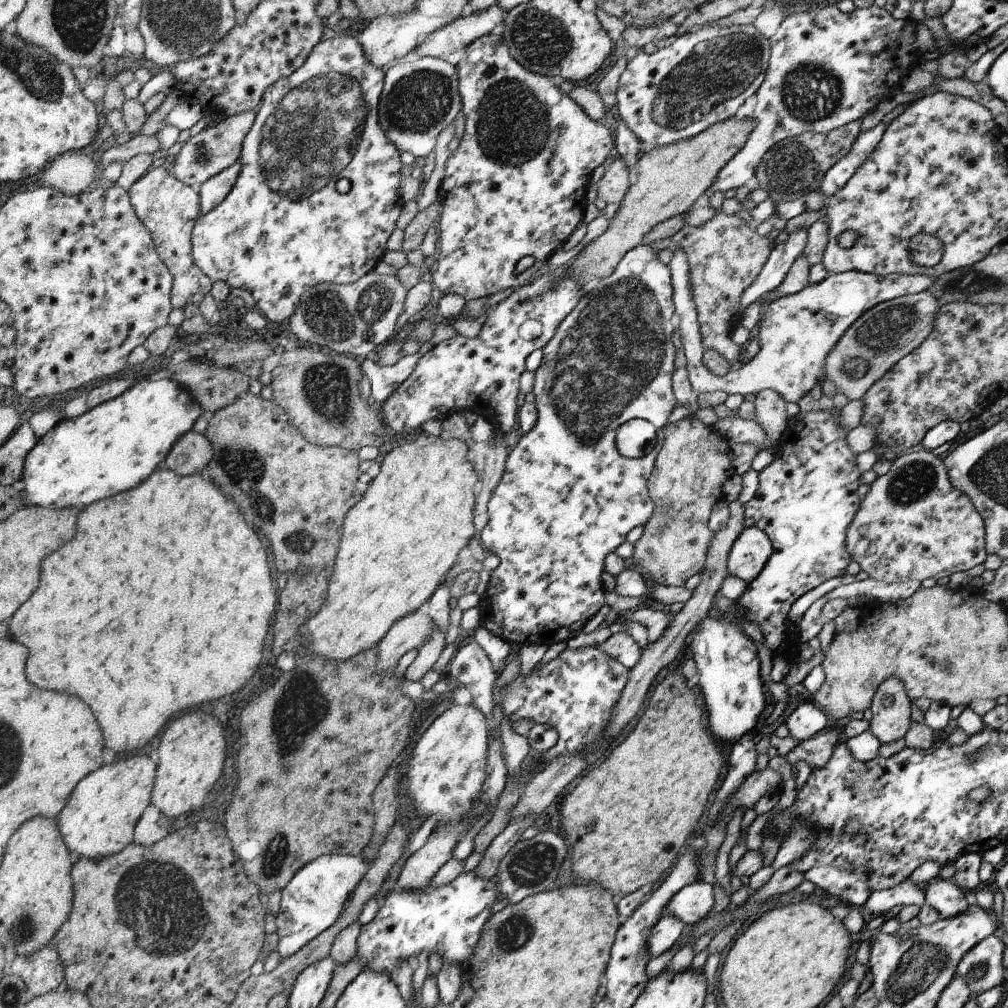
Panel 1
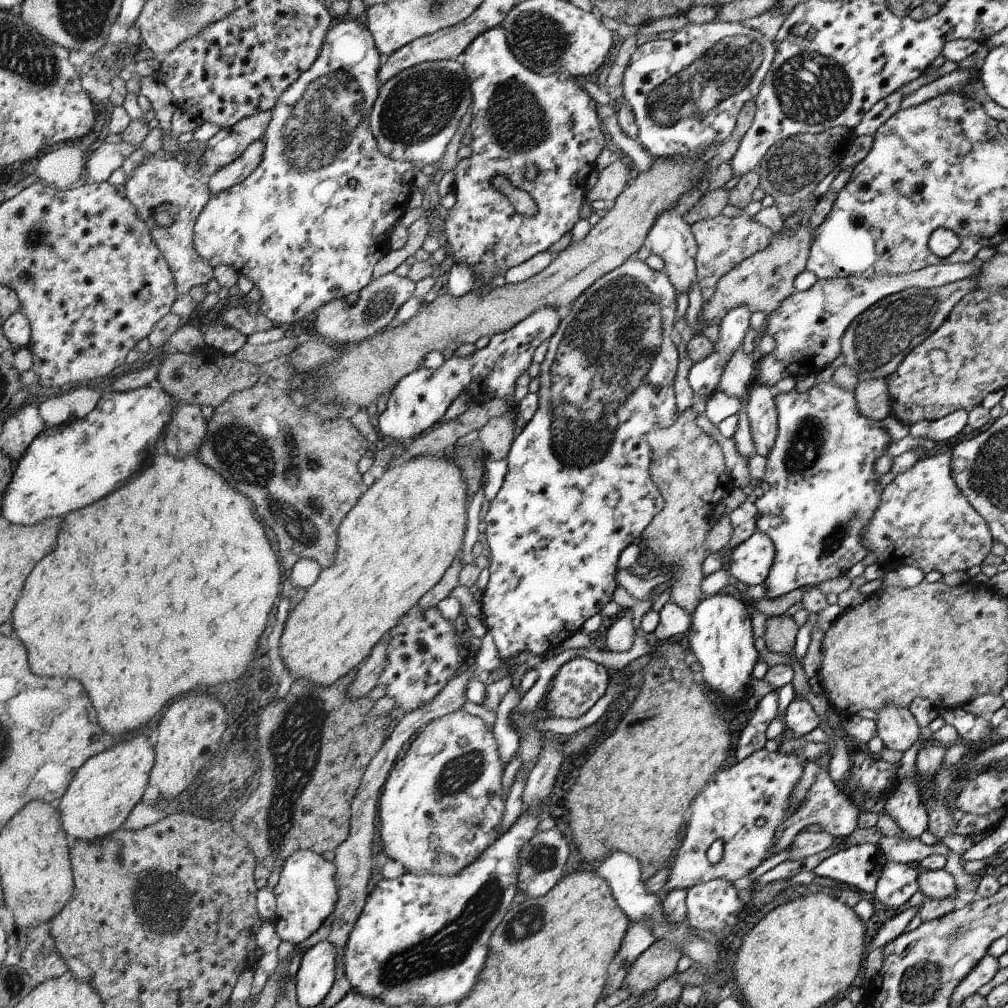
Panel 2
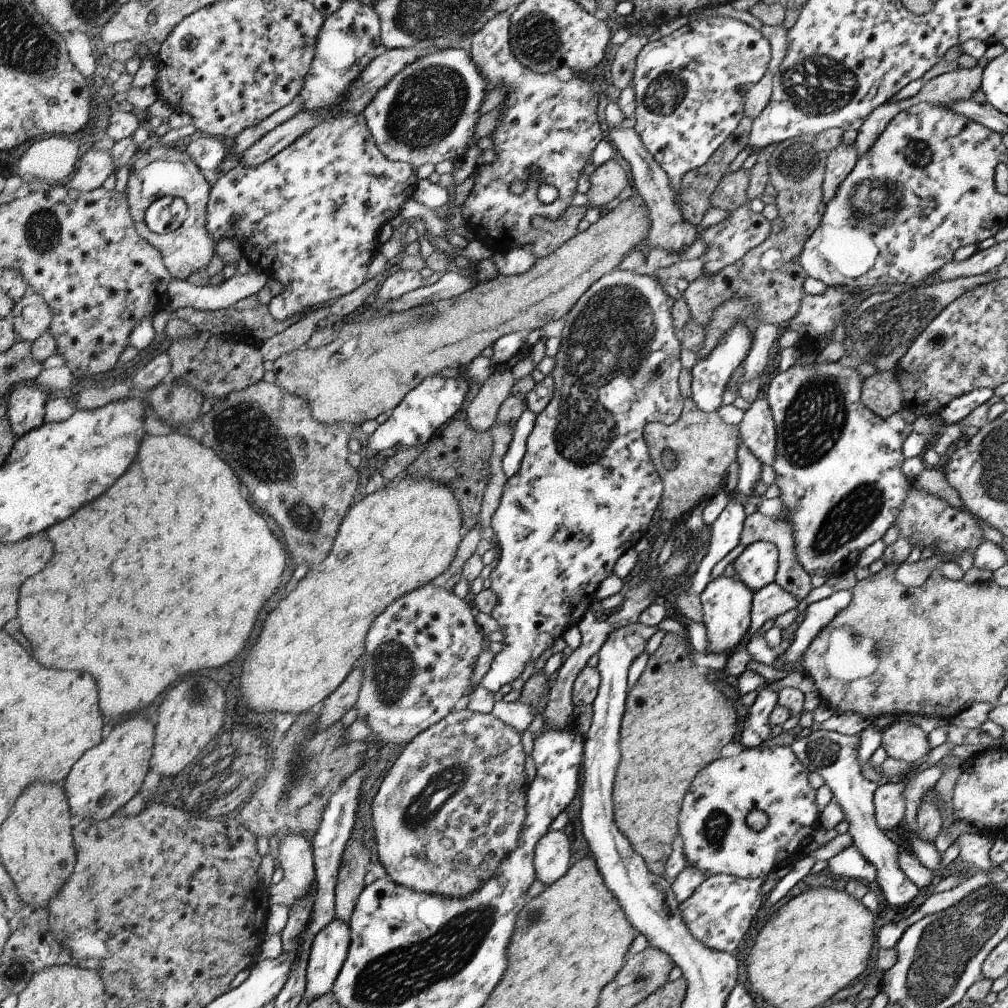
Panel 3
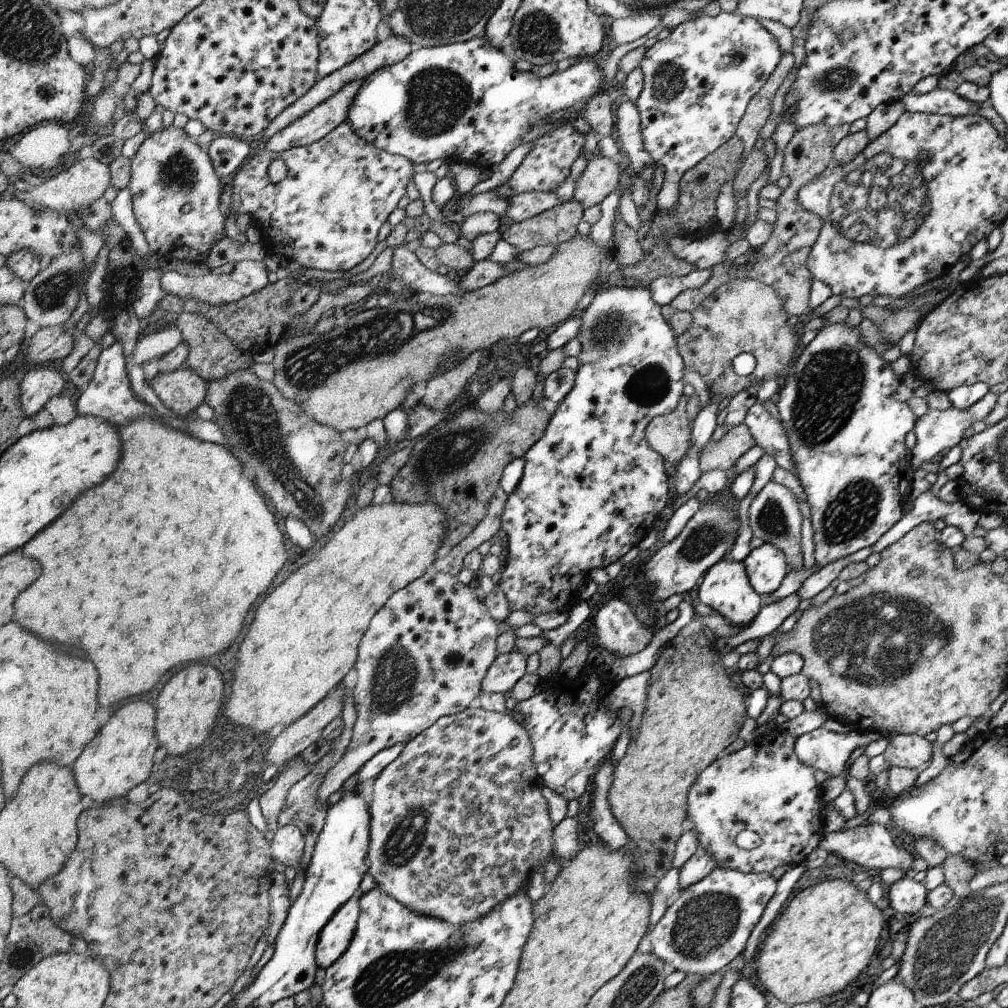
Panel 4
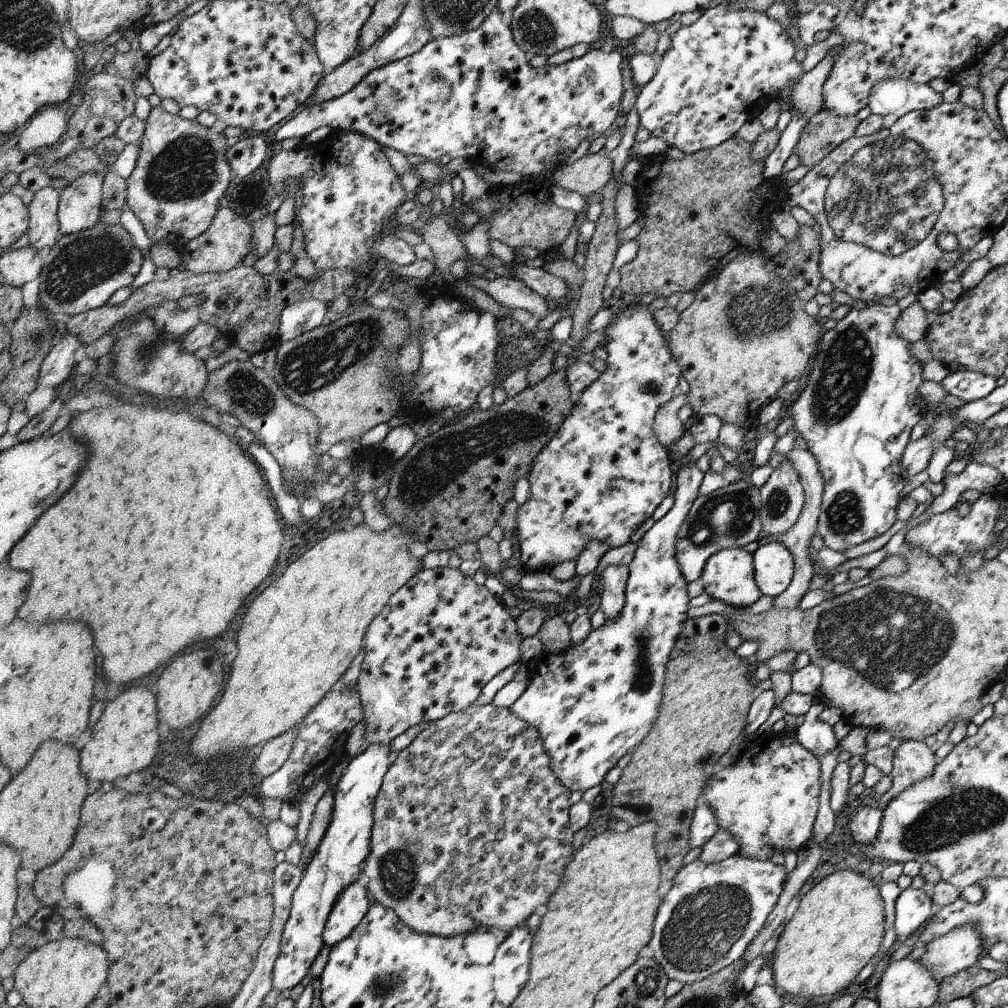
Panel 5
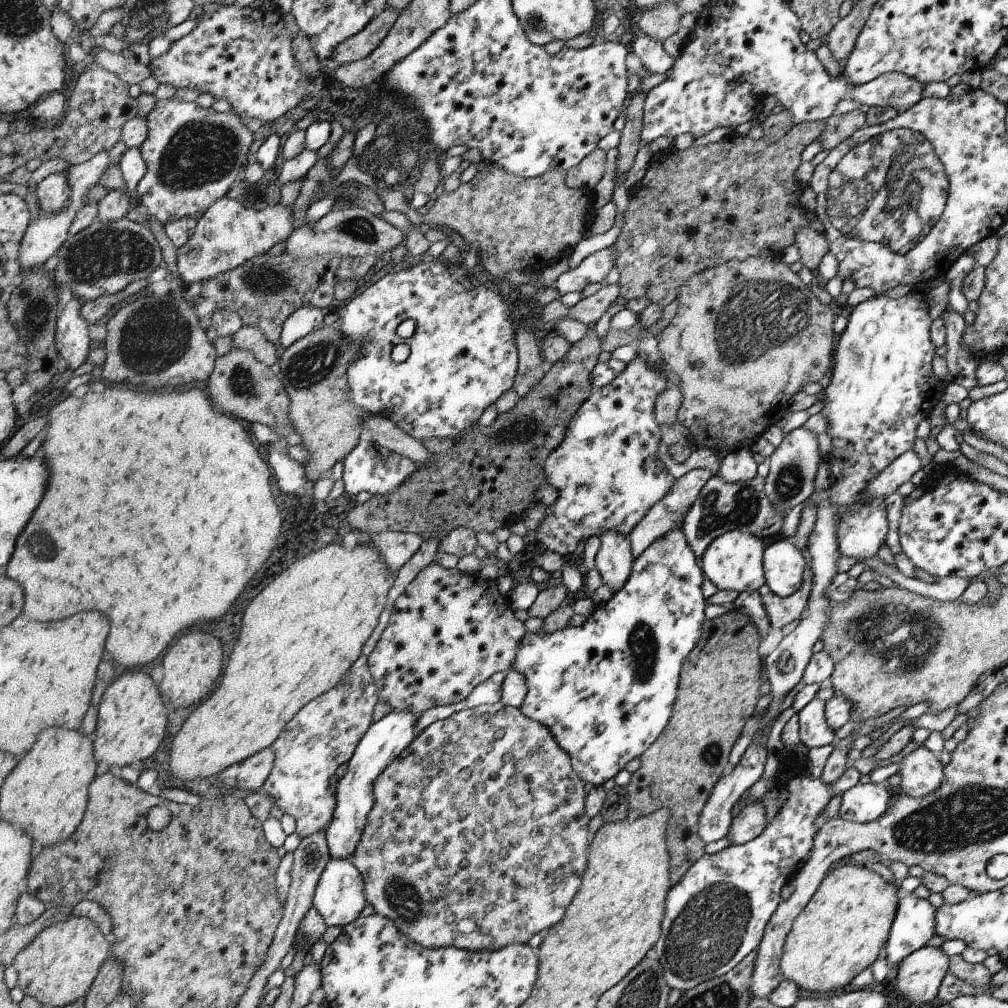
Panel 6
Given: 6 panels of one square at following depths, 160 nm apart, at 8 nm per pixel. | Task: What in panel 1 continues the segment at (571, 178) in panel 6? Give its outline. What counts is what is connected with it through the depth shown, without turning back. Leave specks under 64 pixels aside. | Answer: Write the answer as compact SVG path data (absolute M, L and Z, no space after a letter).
M615 157L606 167L605 173L598 181L598 194L606 204L616 202L621 204L629 189L630 178L628 177L629 168L622 158Z

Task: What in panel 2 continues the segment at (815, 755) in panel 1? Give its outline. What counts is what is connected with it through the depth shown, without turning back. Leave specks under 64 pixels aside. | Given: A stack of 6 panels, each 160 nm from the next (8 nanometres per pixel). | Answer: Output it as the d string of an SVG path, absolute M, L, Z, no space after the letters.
M821 768L816 776L816 781L811 785L805 796L805 800L799 809L792 813L780 826L776 829L773 844L773 854L784 852L793 843L795 836L808 826L820 826L821 830L831 834L832 836L847 837L855 828L859 826L860 808L852 802L837 786L829 775L829 770Z

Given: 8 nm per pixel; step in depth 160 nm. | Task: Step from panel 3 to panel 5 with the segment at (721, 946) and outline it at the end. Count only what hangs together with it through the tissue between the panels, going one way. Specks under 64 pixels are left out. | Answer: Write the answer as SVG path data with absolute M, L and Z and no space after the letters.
M738 853L719 863L705 863L697 859L682 867L673 878L672 888L657 910L654 942L650 942L650 948L654 951L653 958L669 979L679 980L684 985L712 977L714 973L736 964L766 926L769 914L777 906L776 900L782 892L784 880L784 865L774 865L770 859L747 859Z

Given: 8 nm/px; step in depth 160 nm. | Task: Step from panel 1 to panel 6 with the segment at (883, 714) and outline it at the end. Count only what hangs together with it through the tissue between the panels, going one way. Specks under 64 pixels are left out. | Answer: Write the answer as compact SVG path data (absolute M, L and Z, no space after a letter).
M924 745L916 748L914 752L910 752L908 756L904 756L900 764L900 770L897 774L900 774L902 782L900 782L899 793L910 796L914 799L926 797L932 794L934 790L940 790L942 782L944 782L944 774L942 772L942 764L940 760L928 750Z

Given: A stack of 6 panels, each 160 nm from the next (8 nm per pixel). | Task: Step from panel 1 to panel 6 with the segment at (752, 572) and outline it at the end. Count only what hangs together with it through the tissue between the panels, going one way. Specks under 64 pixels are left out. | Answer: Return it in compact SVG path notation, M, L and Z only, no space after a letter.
M779 537L765 550L765 578L768 588L777 596L788 598L802 588L808 564L794 542Z

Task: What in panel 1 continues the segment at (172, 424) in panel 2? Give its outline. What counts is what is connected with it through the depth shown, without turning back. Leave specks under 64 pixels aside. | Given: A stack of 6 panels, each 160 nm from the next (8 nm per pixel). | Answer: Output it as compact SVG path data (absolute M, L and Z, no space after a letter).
M192 430L174 444L163 463L176 474L188 476L206 469L213 456L213 446L208 438Z

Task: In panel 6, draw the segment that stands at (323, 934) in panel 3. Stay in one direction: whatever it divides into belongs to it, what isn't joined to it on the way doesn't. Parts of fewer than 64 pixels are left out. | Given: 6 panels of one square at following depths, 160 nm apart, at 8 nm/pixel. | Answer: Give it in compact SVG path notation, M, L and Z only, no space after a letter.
M330 858L320 876L313 899L313 906L324 916L326 926L344 927L355 922L360 912L366 908L367 901L364 876L357 865L348 858Z

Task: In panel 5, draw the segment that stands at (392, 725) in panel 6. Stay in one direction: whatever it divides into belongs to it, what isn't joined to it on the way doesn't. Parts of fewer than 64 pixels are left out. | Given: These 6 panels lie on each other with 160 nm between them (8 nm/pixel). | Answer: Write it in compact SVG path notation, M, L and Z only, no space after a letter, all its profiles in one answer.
M392 744L370 745L368 748L363 747L362 750L350 761L344 773L339 778L335 786L333 800L333 814L330 819L328 828L317 844L313 857L303 870L300 884L294 891L291 900L291 913L288 922L282 931L281 949L278 958L273 966L272 984L273 988L282 992L283 990L292 990L296 985L300 985L302 979L308 972L312 962L316 960L316 956L324 943L325 925L328 924L329 914L333 912L333 906L340 897L341 892L350 886L354 881L362 879L362 868L365 858L370 854L371 830L373 827L373 806L380 790L384 775L390 766L390 758L392 756Z

